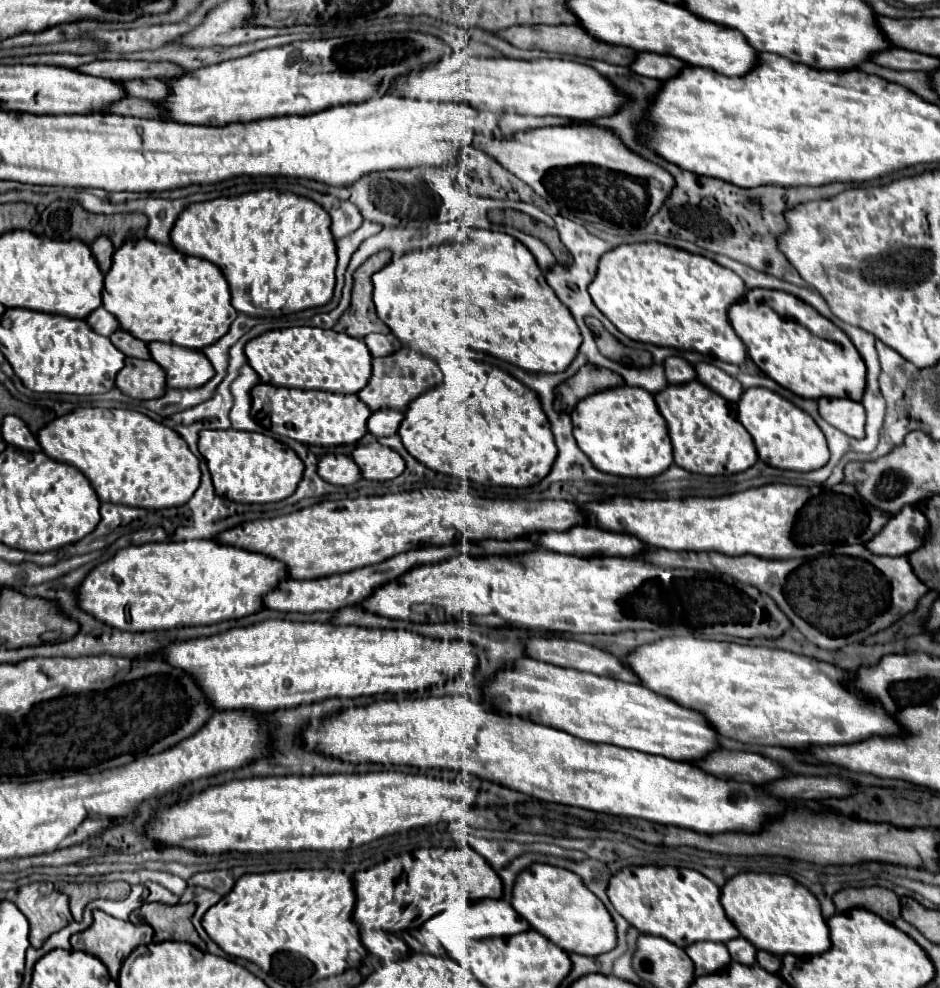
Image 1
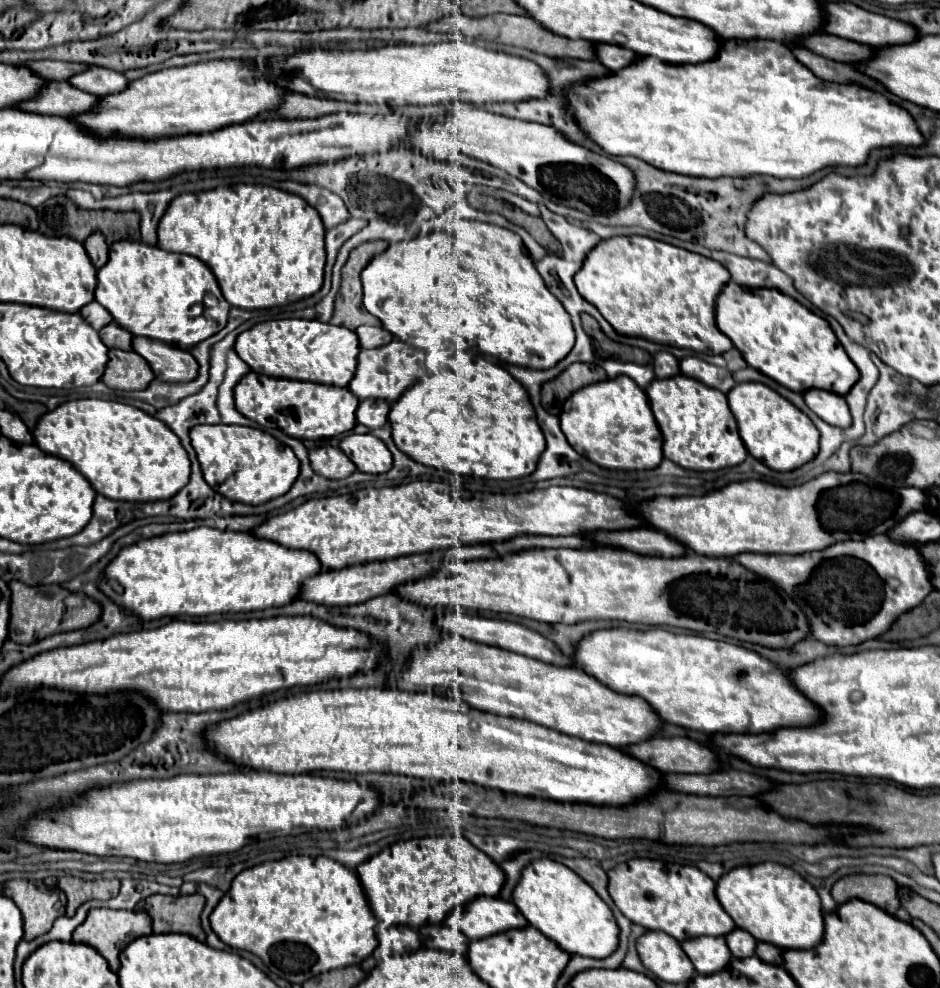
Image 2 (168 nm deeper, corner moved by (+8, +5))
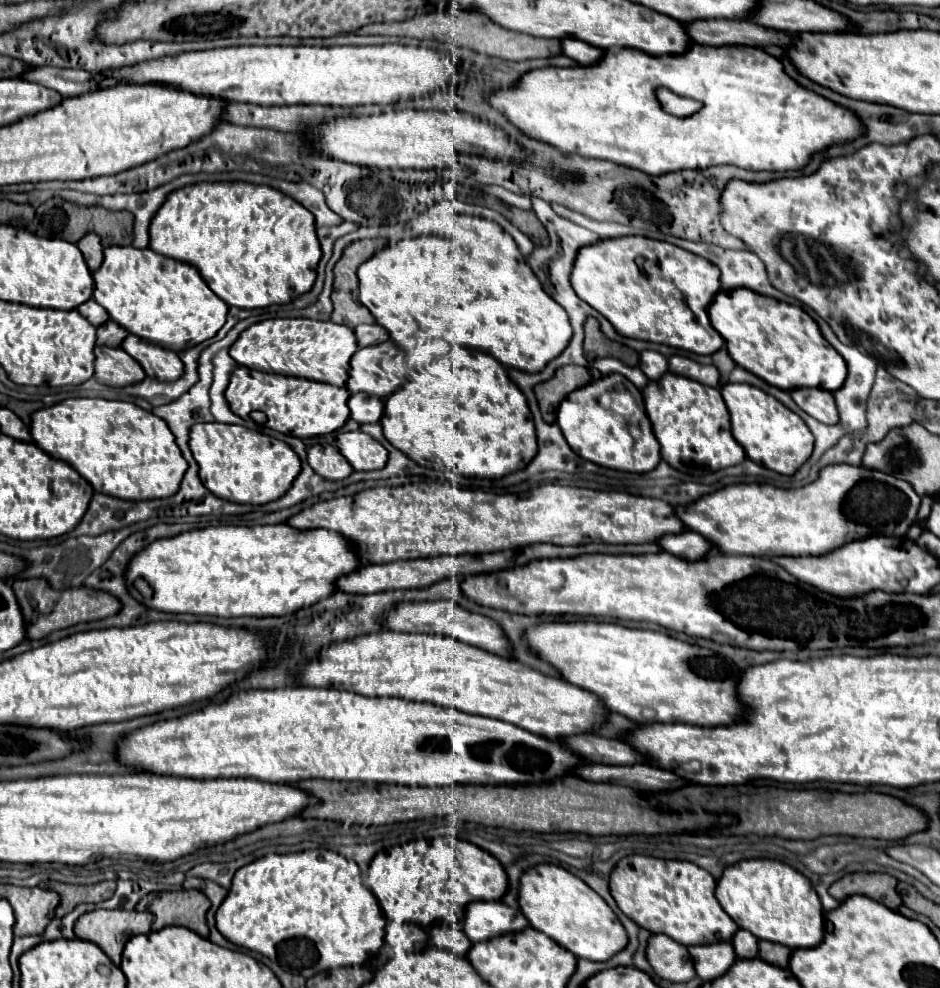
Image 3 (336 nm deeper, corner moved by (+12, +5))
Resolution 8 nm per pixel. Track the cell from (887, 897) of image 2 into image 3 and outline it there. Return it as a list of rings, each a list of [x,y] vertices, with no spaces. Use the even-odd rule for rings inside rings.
[[[852,872],[842,876],[838,882],[834,882],[830,886],[830,894],[838,902],[844,902],[848,896],[862,894],[888,906],[890,910],[898,910],[902,898],[896,892],[896,884],[898,880],[884,872]]]

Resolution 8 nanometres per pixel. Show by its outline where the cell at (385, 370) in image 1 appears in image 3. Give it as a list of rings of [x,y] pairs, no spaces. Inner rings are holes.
[[[390,340],[378,346],[360,348],[350,360],[350,374],[346,388],[354,392],[368,392],[378,398],[388,398],[406,380],[406,354]]]

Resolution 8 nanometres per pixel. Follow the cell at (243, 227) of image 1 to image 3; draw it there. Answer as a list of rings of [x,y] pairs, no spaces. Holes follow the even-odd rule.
[[[200,182],[200,184],[192,184],[192,186],[184,186],[180,190],[174,190],[172,194],[168,194],[166,202],[160,206],[160,210],[152,218],[150,244],[148,246],[158,254],[188,262],[194,268],[198,268],[198,272],[202,274],[206,284],[226,304],[238,306],[238,308],[264,308],[264,306],[270,306],[270,304],[286,304],[286,302],[302,296],[304,292],[308,292],[312,288],[312,284],[316,280],[316,266],[318,266],[318,260],[322,256],[318,238],[316,238],[316,226],[314,226],[312,214],[302,204],[296,204],[296,200],[292,200],[290,196],[284,196],[280,190],[272,190],[270,186],[256,186],[256,184],[246,184],[246,182]]]

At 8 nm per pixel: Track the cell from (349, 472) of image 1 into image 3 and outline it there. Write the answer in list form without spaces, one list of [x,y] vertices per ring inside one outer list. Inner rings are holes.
[[[312,446],[308,450],[308,462],[326,480],[344,480],[354,472],[336,446]]]

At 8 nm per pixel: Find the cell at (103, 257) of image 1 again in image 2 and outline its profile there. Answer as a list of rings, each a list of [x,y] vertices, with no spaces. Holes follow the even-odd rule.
[[[94,232],[86,238],[84,248],[94,264],[94,268],[102,268],[108,262],[108,244],[104,242],[104,236],[100,232]]]

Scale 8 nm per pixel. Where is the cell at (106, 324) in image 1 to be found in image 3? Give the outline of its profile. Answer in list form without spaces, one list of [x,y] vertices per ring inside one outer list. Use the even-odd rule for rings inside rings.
[[[96,300],[84,302],[82,306],[78,306],[78,312],[80,312],[88,322],[92,322],[94,326],[100,326],[100,324],[104,324],[104,322],[110,318],[108,312],[106,312]]]

